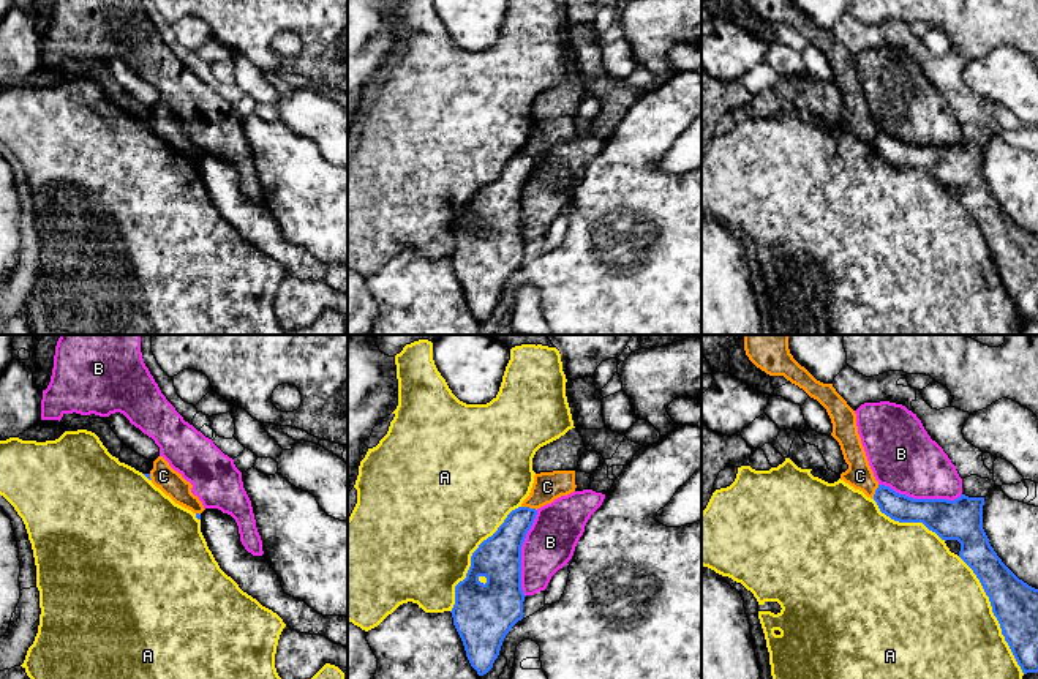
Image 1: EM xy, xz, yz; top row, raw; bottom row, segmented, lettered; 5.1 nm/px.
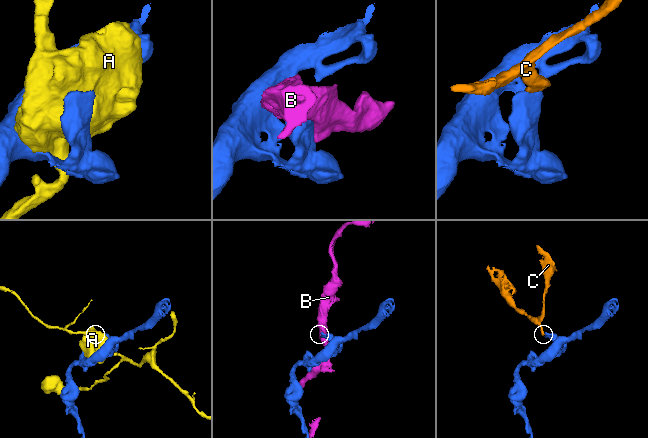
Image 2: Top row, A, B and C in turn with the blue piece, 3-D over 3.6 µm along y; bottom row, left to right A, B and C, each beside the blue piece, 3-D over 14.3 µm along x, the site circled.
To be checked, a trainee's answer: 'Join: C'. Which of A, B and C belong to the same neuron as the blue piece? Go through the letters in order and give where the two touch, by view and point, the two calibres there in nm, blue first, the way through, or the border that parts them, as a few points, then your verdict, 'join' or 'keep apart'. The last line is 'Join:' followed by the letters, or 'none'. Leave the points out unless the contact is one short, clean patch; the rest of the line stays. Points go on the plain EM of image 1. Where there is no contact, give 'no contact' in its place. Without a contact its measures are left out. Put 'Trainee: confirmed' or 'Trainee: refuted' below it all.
A: contact yz (994, 261); calibres 240 and 500 nm; keep apart
B: contact xz (520, 199); calibres 240 and 260 nm; keep apart
C: contact xz (528, 153); calibres 180 and 150 nm; border xz (522, 152), (536, 157); keep apart
Join: none
Trainee: refuted

